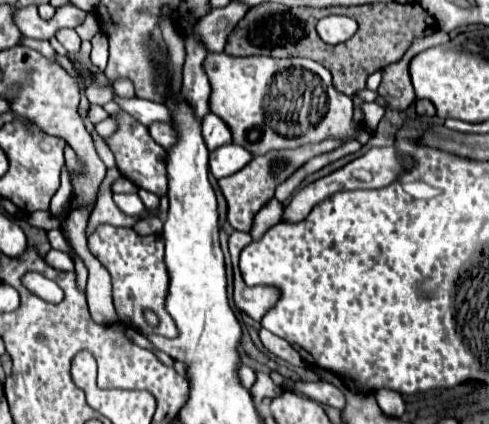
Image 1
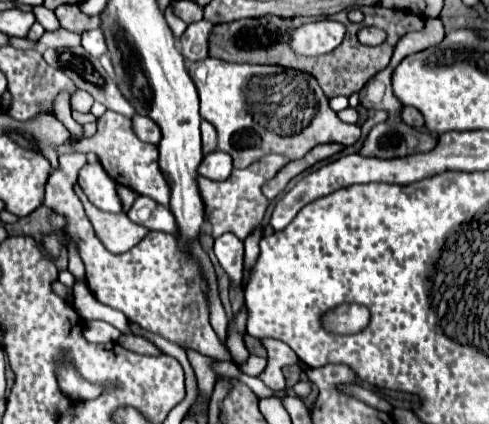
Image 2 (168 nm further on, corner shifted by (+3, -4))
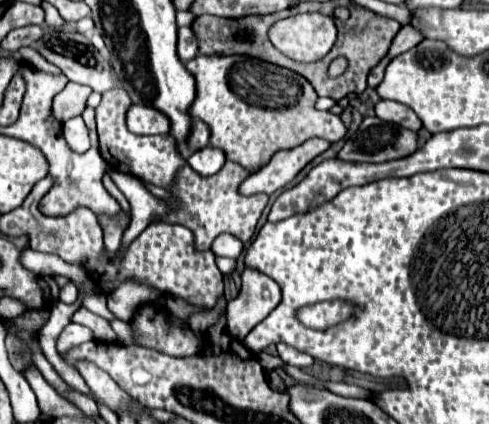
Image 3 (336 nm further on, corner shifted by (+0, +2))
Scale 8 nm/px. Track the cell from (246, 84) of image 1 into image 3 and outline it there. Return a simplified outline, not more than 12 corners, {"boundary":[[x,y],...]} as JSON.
{"boundary":[[197,55],[193,119],[249,173],[347,131],[315,89],[245,55]]}

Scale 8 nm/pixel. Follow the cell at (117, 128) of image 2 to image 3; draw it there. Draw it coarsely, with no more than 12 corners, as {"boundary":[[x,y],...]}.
{"boundary":[[121,87],[95,107],[101,157],[167,189],[187,163],[171,133],[125,127]]}

